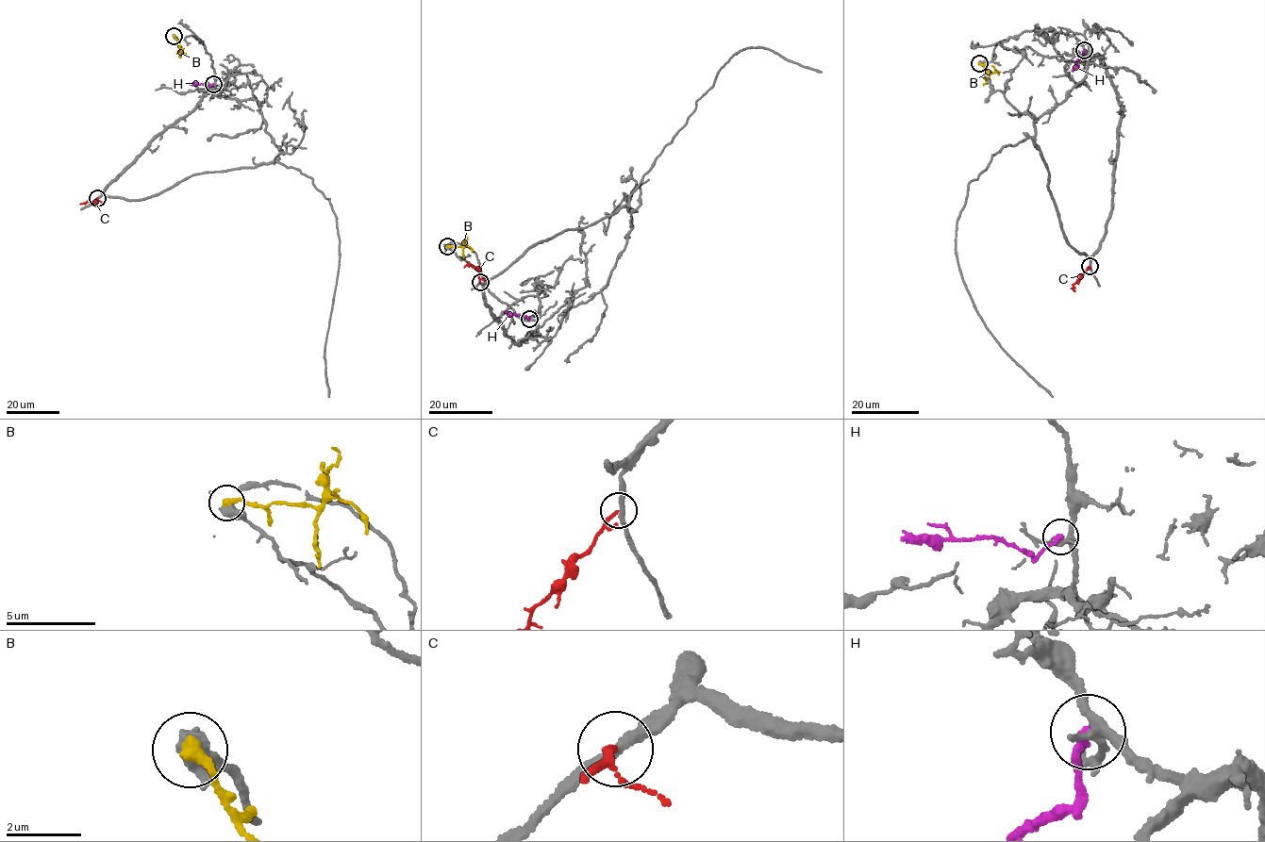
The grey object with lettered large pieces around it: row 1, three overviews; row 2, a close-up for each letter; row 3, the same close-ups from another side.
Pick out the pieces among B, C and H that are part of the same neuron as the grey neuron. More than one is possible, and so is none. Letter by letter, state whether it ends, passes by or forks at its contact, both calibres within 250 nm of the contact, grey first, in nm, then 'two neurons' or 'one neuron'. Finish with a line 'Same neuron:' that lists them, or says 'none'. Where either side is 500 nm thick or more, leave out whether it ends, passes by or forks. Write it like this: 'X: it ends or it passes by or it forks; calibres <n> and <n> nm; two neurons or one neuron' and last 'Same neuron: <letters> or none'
B: calibres 600 and 360 nm; two neurons
C: it ends; calibres 280 and 200 nm; two neurons
H: it ends; calibres 240 and 280 nm; two neurons
Same neuron: none

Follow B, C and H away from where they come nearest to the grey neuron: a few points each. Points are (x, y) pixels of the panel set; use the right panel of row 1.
B: (978, 63), (988, 71), (983, 75), (986, 80), (983, 85)
C: (1090, 265), (1073, 285), (1074, 291)
H: (1084, 50), (1073, 71)

